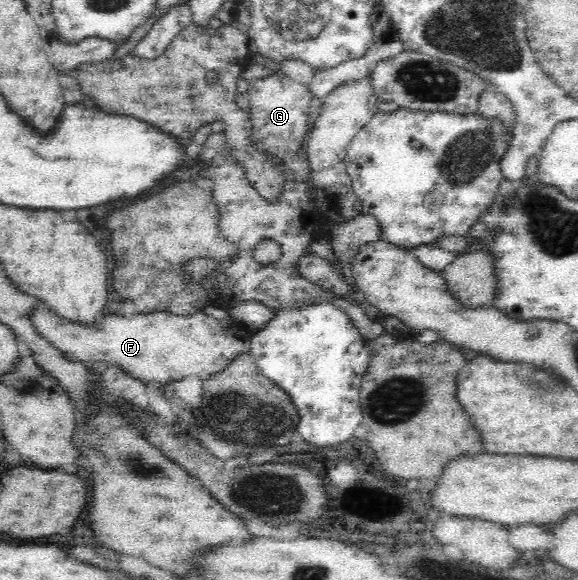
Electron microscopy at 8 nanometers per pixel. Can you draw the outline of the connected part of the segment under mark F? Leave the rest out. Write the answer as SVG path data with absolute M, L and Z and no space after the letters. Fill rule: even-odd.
M40 303L35 305L31 312L28 312L27 317L35 329L35 333L47 341L47 344L61 352L69 362L107 363L118 368L123 374L143 383L152 380L161 383L172 382L193 374L199 376L201 380L207 380L213 374L227 368L238 354L249 353L250 341L253 336L253 333L249 332L245 325L235 320L215 319L209 314L203 314L201 310L185 316L179 316L169 311L135 313L129 319L122 314L105 315L103 321L95 326L82 326L82 324L75 324L59 318L59 316L49 312L43 303Z

